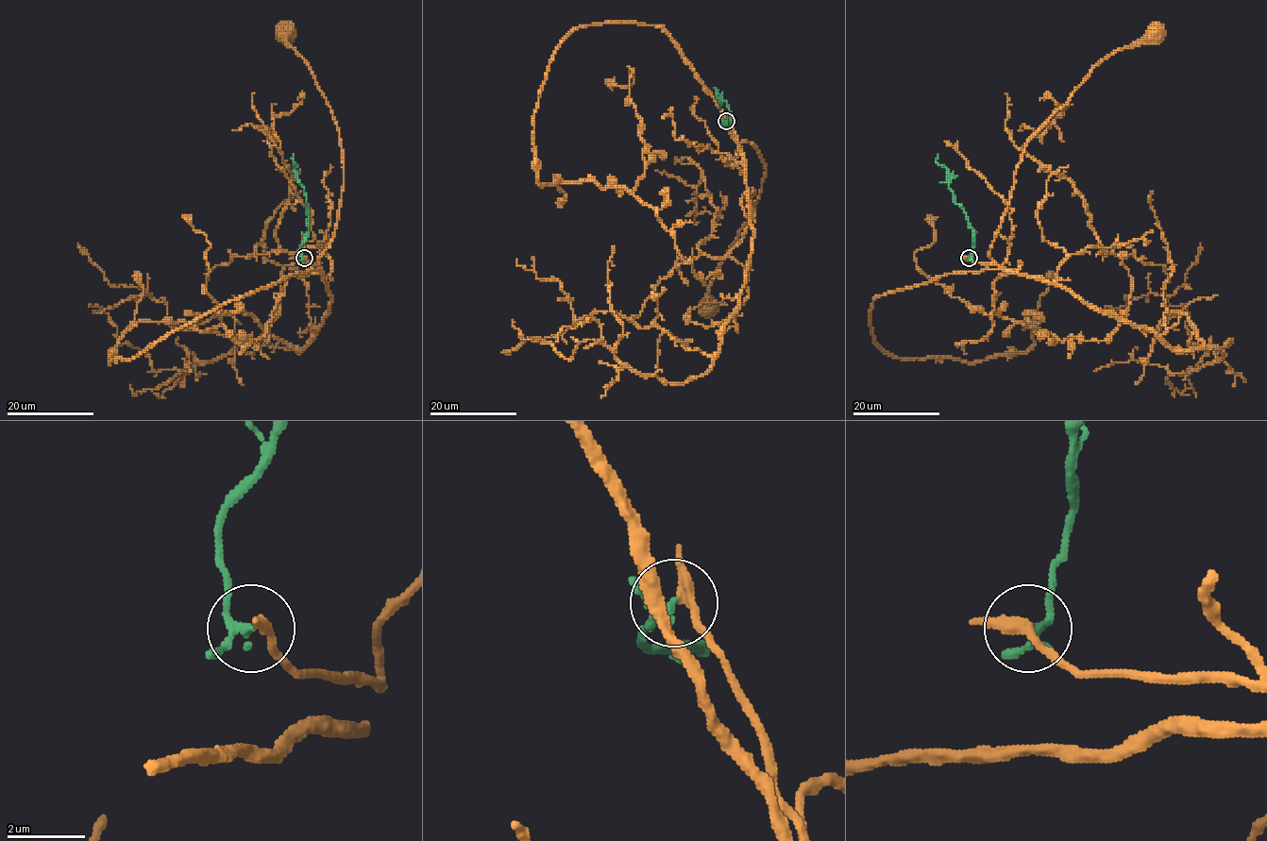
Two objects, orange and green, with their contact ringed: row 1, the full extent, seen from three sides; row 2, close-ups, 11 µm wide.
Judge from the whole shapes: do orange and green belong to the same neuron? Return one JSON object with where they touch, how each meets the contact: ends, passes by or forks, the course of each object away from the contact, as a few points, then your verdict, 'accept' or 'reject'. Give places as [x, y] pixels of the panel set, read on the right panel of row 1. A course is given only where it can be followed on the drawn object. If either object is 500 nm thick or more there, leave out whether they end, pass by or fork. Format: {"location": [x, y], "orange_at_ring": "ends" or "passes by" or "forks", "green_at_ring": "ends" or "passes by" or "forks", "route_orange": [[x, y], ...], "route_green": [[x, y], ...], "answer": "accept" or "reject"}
{"location": [969, 258], "orange_at_ring": "passes by", "green_at_ring": "passes by", "route_orange": [[969, 258], [975, 263], [993, 261], [989, 248], [1023, 146], [1096, 65], [1118, 49], [1144, 41], [1152, 33]], "route_green": [[969, 258], [974, 240], [973, 228], [967, 213], [954, 199], [948, 171], [937, 162], [938, 155]], "answer": "accept"}

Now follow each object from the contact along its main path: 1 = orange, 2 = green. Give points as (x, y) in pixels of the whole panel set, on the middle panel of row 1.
1: (727, 121), (740, 145), (749, 142), (757, 150), (765, 173), (753, 211), (710, 285), (710, 304)
2: (726, 121), (723, 126), (731, 126), (728, 106), (719, 100), (716, 91)

